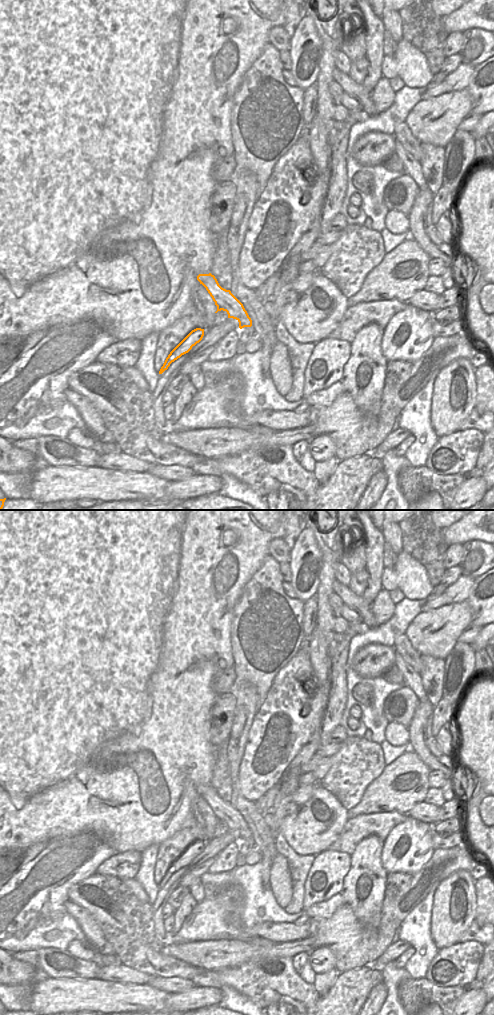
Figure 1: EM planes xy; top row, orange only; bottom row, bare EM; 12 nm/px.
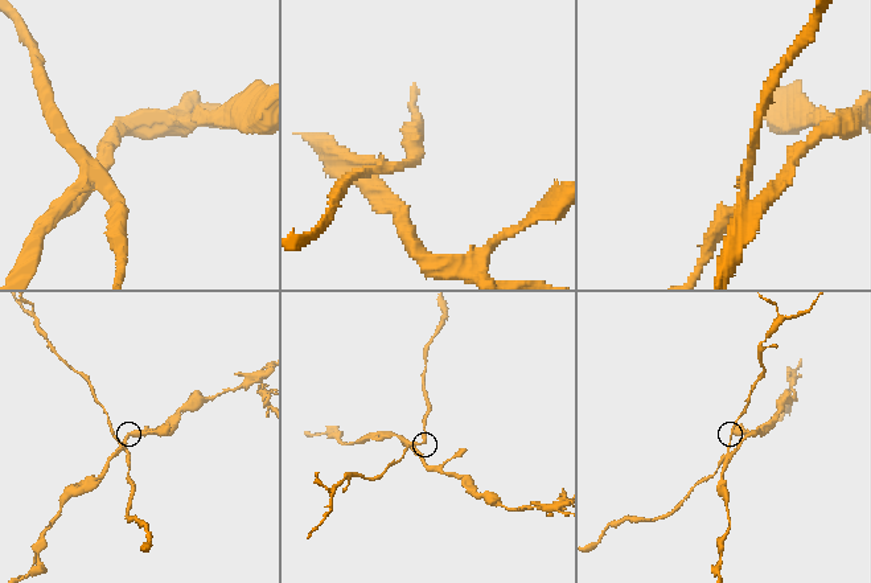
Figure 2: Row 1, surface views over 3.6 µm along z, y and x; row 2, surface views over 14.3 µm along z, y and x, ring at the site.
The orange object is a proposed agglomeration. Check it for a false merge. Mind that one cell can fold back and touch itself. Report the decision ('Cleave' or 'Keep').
Cleave.

